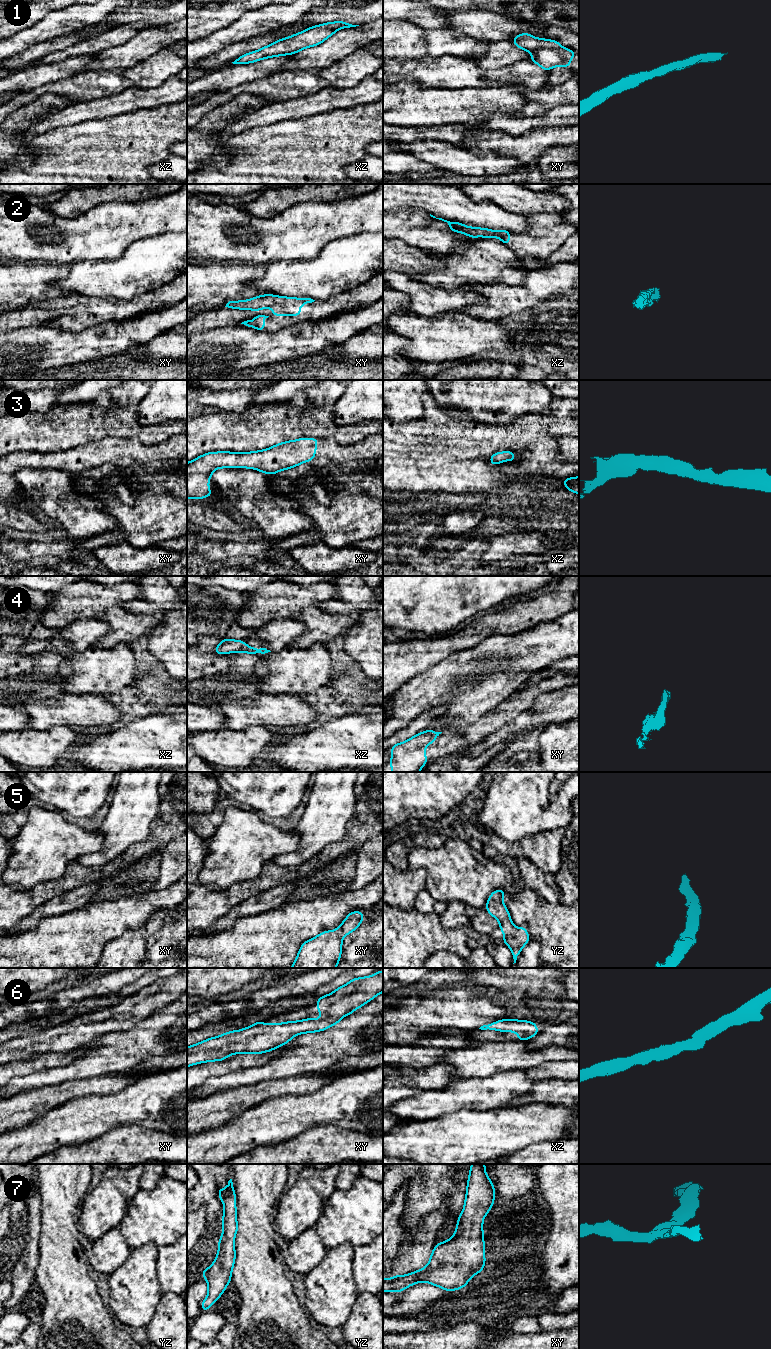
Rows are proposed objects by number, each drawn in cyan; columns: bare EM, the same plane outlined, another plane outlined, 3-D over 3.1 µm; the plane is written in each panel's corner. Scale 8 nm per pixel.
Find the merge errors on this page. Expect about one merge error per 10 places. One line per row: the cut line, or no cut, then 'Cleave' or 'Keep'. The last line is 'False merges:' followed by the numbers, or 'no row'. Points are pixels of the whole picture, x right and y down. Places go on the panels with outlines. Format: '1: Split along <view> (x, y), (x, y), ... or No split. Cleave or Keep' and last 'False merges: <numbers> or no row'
1: No split. Keep
2: No split. Keep
3: No split. Keep
4: No split. Keep
5: No split. Keep
6: No split. Keep
7: No split. Keep
False merges: no row

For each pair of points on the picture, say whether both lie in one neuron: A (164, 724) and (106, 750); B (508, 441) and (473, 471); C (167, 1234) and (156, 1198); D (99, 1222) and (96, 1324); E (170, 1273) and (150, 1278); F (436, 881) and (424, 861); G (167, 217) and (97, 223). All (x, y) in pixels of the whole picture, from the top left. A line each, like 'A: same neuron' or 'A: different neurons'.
A: same neuron
B: same neuron
C: same neuron
D: different neurons
E: different neurons
F: same neuron
G: same neuron

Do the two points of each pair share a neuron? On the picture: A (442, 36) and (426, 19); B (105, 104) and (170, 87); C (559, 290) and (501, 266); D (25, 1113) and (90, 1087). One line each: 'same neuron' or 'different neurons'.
A: different neurons
B: same neuron
C: different neurons
D: same neuron

